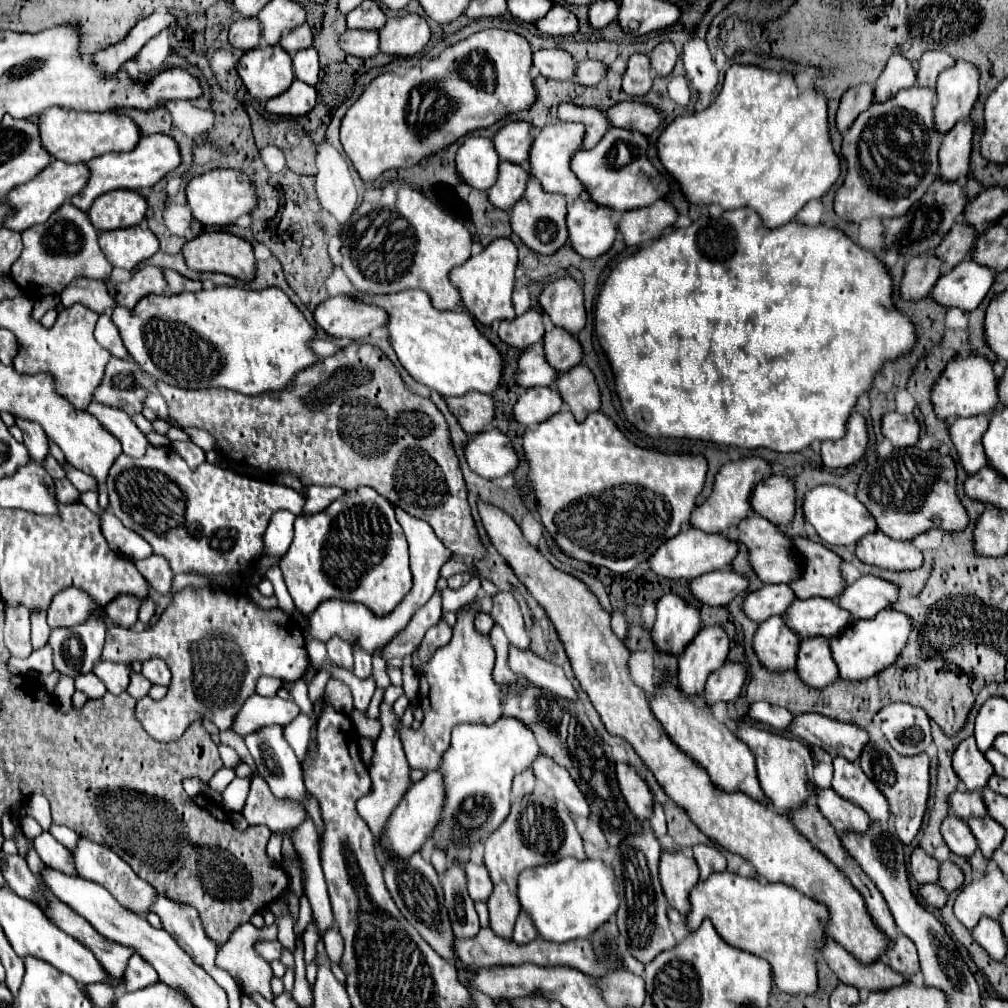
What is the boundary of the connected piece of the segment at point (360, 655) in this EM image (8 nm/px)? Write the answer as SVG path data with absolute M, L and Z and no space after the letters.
M354 648L354 674L358 678L368 678L372 674L372 656L356 648Z

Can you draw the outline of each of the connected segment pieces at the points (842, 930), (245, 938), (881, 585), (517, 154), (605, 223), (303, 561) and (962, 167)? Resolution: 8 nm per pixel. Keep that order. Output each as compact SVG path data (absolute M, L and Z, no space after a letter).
M478 502L478 514L498 554L516 572L518 580L528 588L534 600L546 610L550 622L558 632L558 638L562 640L562 646L566 648L566 656L572 664L574 676L600 714L606 730L632 744L636 754L644 760L666 794L686 810L692 822L708 838L712 838L726 850L746 858L760 876L768 878L768 882L794 886L808 898L824 904L828 910L828 922L824 924L826 936L842 944L860 962L874 962L878 954L888 948L888 940L874 926L860 892L850 884L850 880L822 852L808 844L808 840L800 836L800 832L790 824L786 816L778 816L772 808L752 800L744 792L726 794L714 788L708 774L698 768L698 764L692 764L690 758L668 740L666 732L654 718L644 690L638 688L630 676L630 652L612 632L610 614L600 606L592 590L572 574L554 568L522 536L520 526L510 514L486 502Z
M250 922L246 924L240 924L232 934L230 938L226 940L226 944L222 944L218 948L218 958L216 958L216 964L230 972L230 976L234 976L234 980L238 982L238 986L242 988L244 994L252 994L252 992L258 992L262 994L266 1000L274 1000L272 992L270 992L270 980L272 980L272 968L270 968L270 962L266 962L256 950L254 950L254 944L258 942L268 942L268 940L276 940L276 924L274 926L264 926L264 928L256 928L252 926Z
M860 576L838 596L838 606L848 610L854 620L876 616L898 600L898 586L876 576Z
M508 122L496 132L492 140L494 140L494 150L498 152L500 160L508 160L512 164L524 166L530 156L534 134L528 122Z
M574 200L566 216L568 246L588 260L608 252L618 234L612 214L610 208L590 204L590 200Z
M362 486L354 492L344 492L344 496L334 500L326 510L318 514L298 516L294 522L294 540L286 556L280 558L280 570L284 574L294 606L304 616L312 616L314 608L324 600L364 604L374 616L386 616L404 600L412 588L408 544L402 526L396 520L394 506L368 486Z
M960 120L942 140L938 150L938 178L942 182L954 182L958 176L968 172L968 160L972 150L974 128L970 120Z

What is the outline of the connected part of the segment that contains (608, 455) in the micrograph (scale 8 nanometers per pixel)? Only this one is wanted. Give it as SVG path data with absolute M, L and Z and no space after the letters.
M560 410L558 414L554 414L550 420L538 424L536 428L528 428L526 434L522 436L522 450L524 450L524 456L526 456L526 462L528 462L528 480L530 480L530 486L534 490L534 496L536 496L536 502L538 502L538 514L540 514L540 520L546 528L546 532L554 538L554 542L558 544L558 548L574 558L574 560L580 560L580 562L588 562L588 564L594 564L594 566L604 566L616 574L624 574L624 572L630 572L632 568L636 568L640 562L646 562L658 546L662 546L666 540L670 540L672 536L676 536L680 532L680 526L684 522L690 520L690 512L696 508L694 500L696 496L700 494L702 486L704 486L704 478L706 478L706 460L704 458L696 458L696 456L678 456L678 454L660 454L660 452L654 452L654 450L644 450L632 442L628 442L624 438L624 434L614 426L614 422L604 416L602 412L592 412L584 422L576 422L574 416L570 414L570 410Z

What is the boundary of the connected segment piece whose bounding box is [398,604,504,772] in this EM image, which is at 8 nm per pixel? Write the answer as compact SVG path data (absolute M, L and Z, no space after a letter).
M470 604L456 612L452 640L434 652L420 672L420 708L424 712L418 730L398 724L398 734L410 768L424 772L436 770L442 754L450 746L450 732L458 724L494 724L502 716L502 690L492 682L494 648L490 638L476 630L474 618L478 606Z

